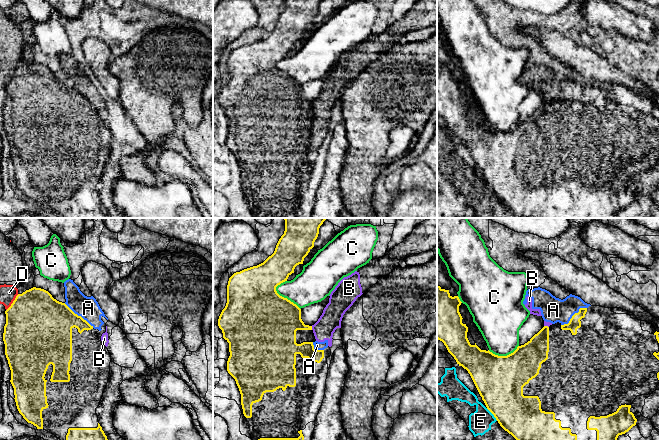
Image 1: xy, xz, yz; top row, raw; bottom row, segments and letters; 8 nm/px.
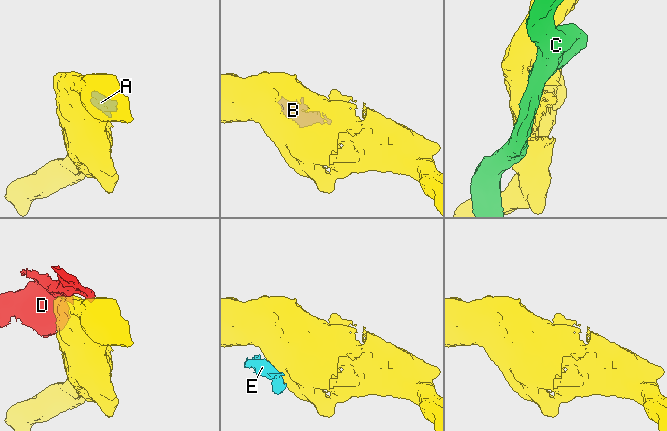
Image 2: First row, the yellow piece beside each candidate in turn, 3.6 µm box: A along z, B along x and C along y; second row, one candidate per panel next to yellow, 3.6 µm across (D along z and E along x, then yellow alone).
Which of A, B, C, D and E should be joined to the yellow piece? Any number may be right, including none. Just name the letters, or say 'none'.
none

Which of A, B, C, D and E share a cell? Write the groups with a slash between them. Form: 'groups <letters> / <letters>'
groups A B / C / D / E

